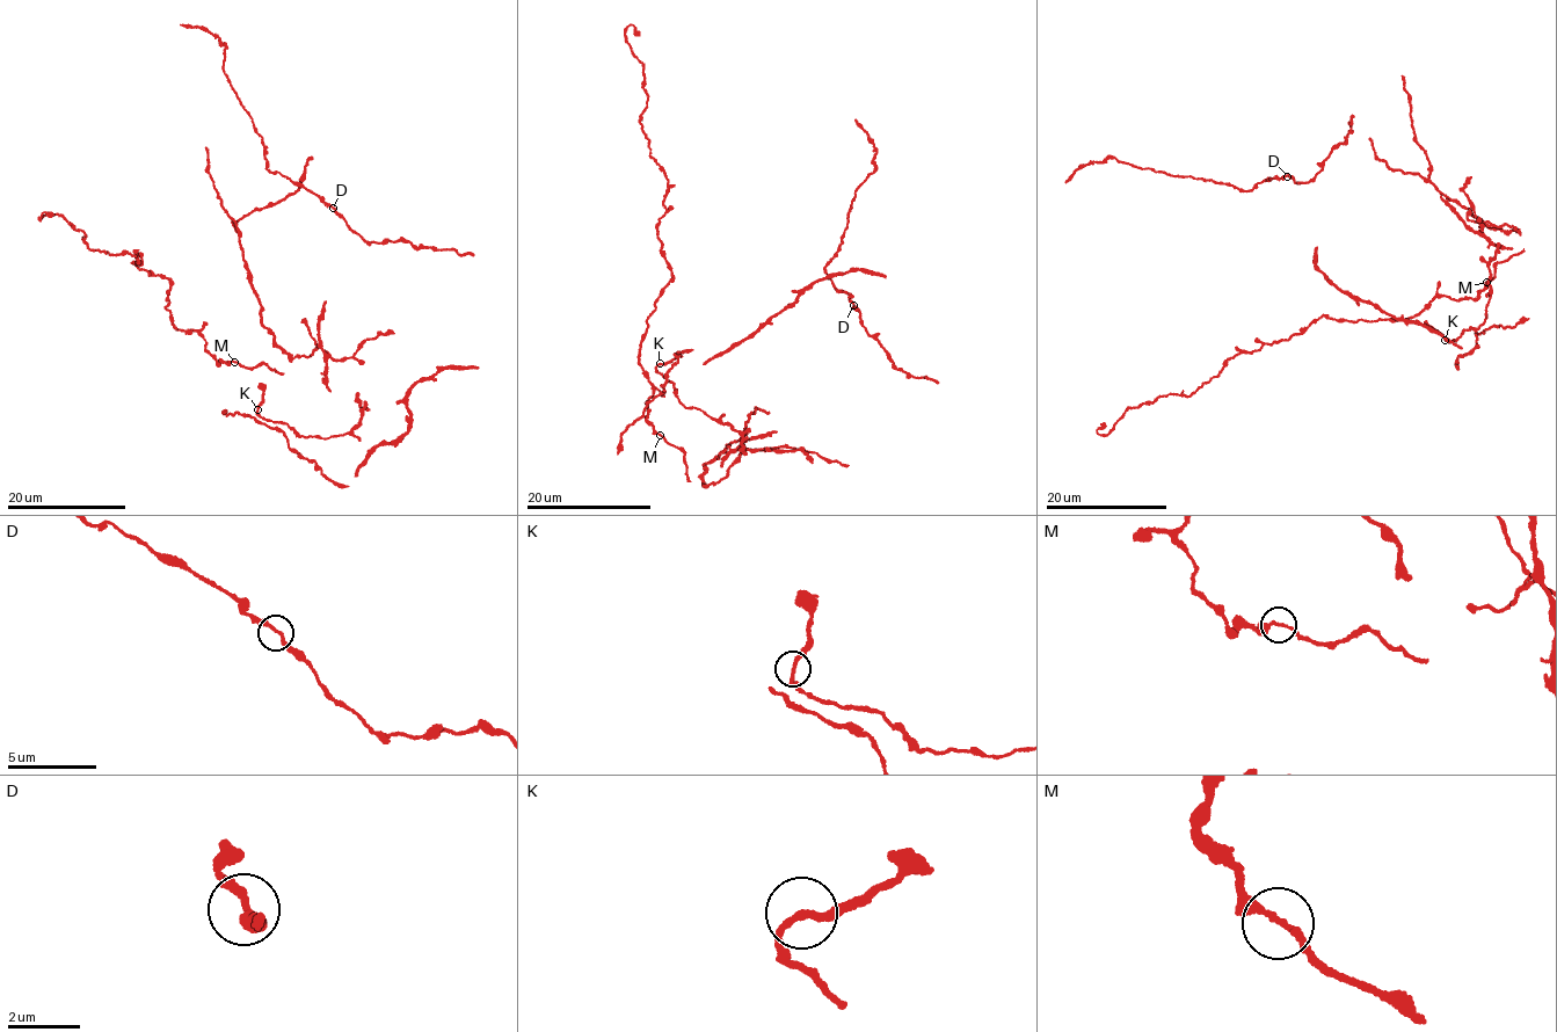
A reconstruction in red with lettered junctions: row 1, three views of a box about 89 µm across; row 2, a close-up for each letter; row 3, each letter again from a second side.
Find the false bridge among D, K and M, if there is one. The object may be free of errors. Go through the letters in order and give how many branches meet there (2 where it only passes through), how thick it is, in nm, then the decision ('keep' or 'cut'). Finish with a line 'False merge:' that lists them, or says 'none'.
D: 2 branches meet; 180 nm thick; keep
K: 2 branches meet; 180 nm thick; keep
M: 2 branches meet; 190 nm thick; keep
False merge: none

